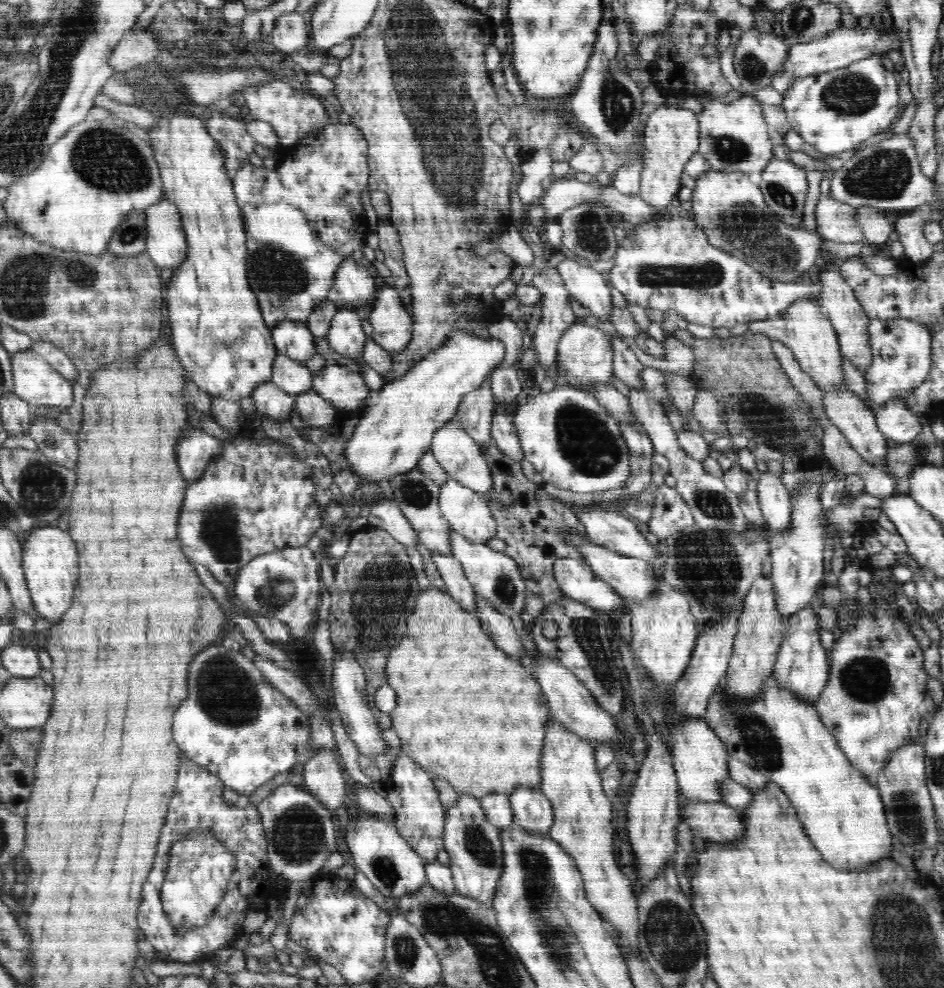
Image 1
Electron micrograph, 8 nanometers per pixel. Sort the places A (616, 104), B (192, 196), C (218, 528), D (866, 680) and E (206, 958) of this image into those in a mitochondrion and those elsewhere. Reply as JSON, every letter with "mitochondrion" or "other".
{"A":"mitochondrion","B":"other","C":"mitochondrion","D":"mitochondrion","E":"other"}

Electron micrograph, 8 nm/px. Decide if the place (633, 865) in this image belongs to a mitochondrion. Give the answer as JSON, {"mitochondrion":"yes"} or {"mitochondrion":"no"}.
{"mitochondrion":"no"}

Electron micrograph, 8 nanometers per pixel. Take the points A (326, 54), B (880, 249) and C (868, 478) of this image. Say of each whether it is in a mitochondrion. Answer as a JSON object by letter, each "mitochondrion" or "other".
{"A":"other","B":"other","C":"other"}

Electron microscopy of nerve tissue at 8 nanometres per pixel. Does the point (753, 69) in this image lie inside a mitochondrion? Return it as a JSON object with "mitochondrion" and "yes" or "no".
{"mitochondrion":"yes"}

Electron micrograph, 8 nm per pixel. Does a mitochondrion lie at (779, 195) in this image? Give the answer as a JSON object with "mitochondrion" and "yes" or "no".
{"mitochondrion":"yes"}

